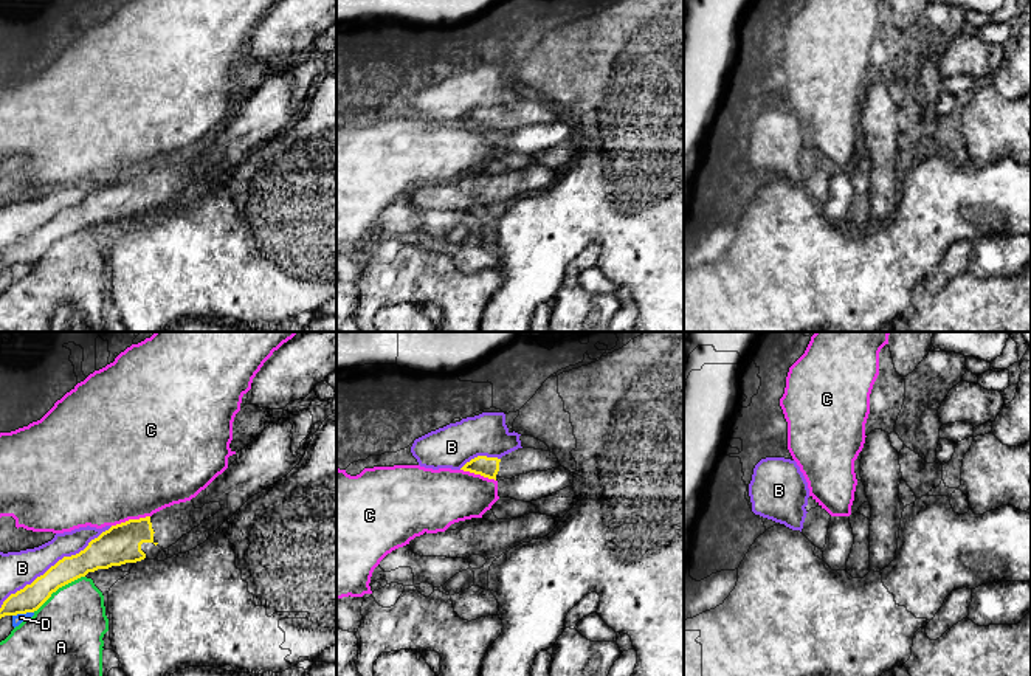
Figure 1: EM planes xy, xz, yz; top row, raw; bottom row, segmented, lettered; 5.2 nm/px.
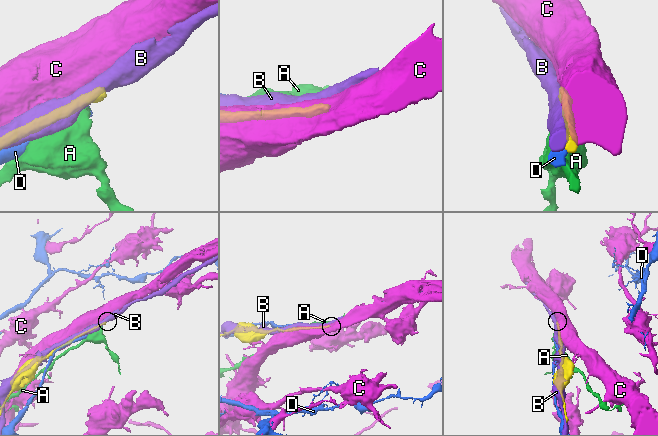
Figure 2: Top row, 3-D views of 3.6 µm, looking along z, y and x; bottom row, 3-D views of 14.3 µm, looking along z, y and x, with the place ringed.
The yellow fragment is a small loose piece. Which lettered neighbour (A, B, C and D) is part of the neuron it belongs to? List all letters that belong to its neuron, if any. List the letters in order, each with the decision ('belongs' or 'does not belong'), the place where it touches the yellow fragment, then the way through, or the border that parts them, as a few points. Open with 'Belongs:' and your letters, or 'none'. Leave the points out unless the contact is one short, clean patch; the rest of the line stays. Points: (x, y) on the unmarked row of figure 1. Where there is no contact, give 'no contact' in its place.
Belongs: none
A: does not belong; meets yellow in xy at (58, 241); border along xy (84, 228), (59, 239), (33, 264)
B: does not belong; meets yellow in xy at (56, 216)
C: does not belong; meets yellow in xy at (131, 172)
D: does not belong; meets yellow in xy at (22, 265)

